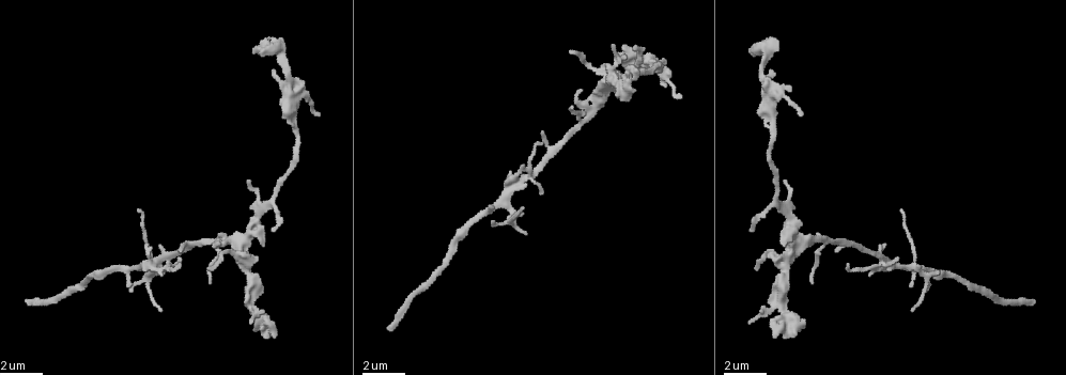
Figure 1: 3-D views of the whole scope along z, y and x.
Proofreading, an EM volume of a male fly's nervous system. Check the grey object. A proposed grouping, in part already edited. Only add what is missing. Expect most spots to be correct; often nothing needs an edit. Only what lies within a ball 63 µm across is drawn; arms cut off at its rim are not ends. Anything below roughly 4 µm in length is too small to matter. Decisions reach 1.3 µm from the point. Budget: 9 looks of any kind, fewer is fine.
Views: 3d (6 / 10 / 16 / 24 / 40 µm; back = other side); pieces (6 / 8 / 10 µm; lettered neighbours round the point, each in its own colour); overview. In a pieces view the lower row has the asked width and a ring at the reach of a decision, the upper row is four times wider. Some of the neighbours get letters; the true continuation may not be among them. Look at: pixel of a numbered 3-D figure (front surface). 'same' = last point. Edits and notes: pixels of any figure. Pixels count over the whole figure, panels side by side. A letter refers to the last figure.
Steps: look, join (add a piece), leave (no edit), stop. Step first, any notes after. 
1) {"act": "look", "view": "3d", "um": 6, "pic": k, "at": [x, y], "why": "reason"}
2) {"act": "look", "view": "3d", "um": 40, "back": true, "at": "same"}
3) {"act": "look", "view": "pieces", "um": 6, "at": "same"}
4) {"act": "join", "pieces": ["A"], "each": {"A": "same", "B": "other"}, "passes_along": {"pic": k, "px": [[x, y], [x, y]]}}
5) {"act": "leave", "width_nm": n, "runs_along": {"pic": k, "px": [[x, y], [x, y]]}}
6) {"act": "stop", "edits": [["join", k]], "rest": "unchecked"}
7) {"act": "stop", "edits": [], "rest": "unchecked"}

{"act": "look", "view": "3d", "um": 10, "pic": 1, "at": [636, 70], "why": "free end"}

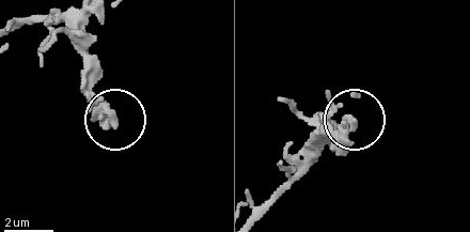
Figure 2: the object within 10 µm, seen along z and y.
{"act": "look", "view": "pieces", "um": 10, "pic": 2, "at": [113, 123]}

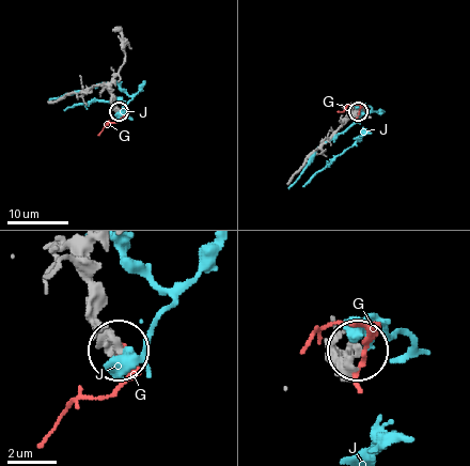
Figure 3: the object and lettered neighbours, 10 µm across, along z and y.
{"act": "leave", "each": {"G": "other", "J": "other"}, "found": "none of them fits"}

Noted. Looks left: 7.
{"act": "look", "view": "pieces", "um": 6, "pic": 1, "at": [849, 266], "why": "thin end"}

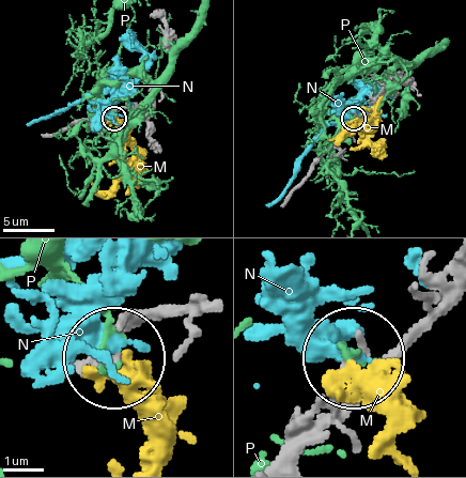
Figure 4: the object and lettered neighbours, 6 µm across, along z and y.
{"act": "leave", "each": {"M": "other", "N": "other", "P": "other"}, "found": "none of them fits"}

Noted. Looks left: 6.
{"act": "look", "view": "3d", "um": 10, "pic": 1, "at": [638, 47], "why": "an open end"}

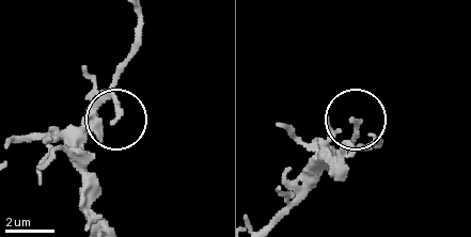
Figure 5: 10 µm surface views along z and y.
{"act": "look", "view": "pieces", "um": 8, "pic": 5, "at": [114, 118], "why": "see the neighbours"}

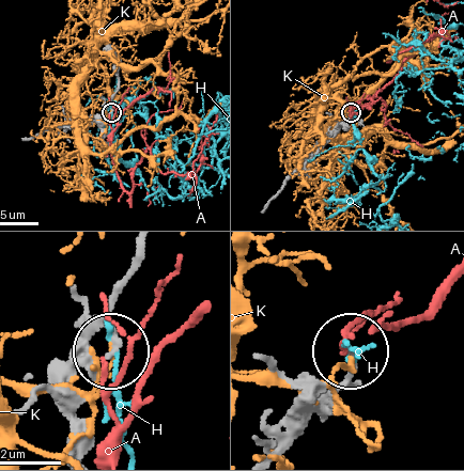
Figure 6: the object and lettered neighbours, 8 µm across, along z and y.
{"act": "leave", "width_nm": 190, "each": {"A": "other", "H": "other", "K": "other"}, "found": "no lettered piece goes on from it"}

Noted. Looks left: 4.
{"act": "look", "view": "pieces", "um": 6, "pic": 1, "at": [265, 43]}

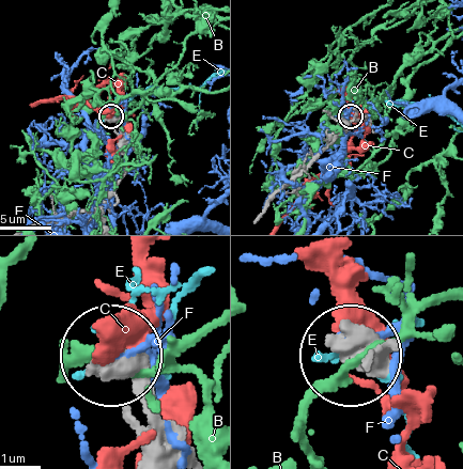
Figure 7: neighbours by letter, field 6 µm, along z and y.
{"act": "leave", "width_nm": 500, "each": {"B": "other", "C": "other", "E": "other", "F": "other"}, "found": "no lettered piece goes on from it"}

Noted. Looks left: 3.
{"act": "stop", "edits": [], "rest": "unchecked"}

